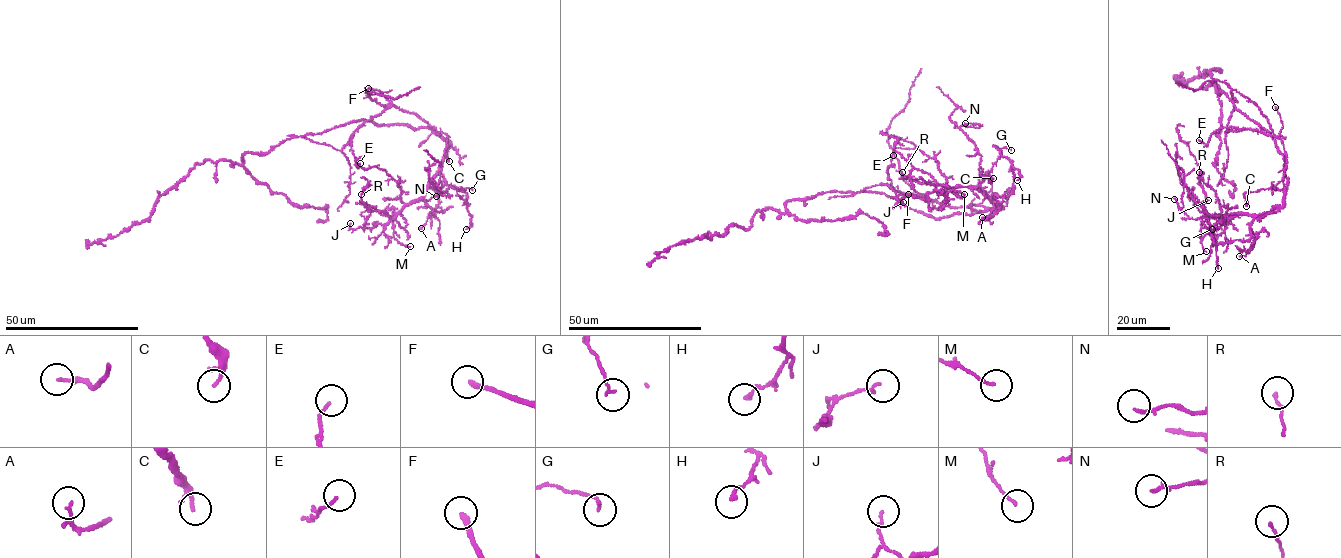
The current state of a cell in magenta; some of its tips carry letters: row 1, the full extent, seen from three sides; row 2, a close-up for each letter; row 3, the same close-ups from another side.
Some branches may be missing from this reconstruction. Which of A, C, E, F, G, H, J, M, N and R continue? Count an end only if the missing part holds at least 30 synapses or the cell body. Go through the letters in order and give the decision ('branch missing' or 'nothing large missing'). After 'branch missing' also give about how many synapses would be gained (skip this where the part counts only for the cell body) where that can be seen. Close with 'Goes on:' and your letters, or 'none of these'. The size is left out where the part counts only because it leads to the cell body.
A: nothing large missing
C: nothing large missing
E: nothing large missing
F: nothing large missing
G: nothing large missing
H: nothing large missing
J: nothing large missing
M: nothing large missing
N: nothing large missing
R: nothing large missing
Goes on: none of these

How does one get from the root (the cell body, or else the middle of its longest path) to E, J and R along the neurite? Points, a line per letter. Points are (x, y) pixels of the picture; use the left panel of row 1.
E: (345, 125), (366, 119), (436, 131), (415, 114), (388, 106), (352, 137), (356, 166), (360, 163)
J: (345, 125), (362, 119), (428, 127), (450, 146), (417, 200), (383, 224), (353, 229), (350, 223)
R: (345, 125), (362, 119), (428, 127), (450, 146), (421, 197), (395, 216), (362, 204), (361, 194)

